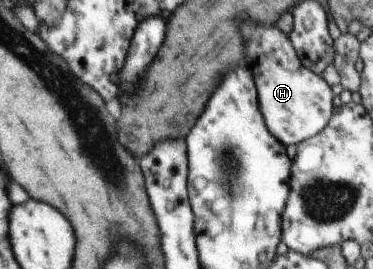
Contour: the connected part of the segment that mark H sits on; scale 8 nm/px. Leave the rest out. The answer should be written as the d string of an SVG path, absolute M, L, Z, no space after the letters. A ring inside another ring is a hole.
M244 22L240 26L240 34L242 34L244 42L248 42L248 56L254 56L248 64L248 68L254 74L260 112L271 134L287 147L289 144L296 145L320 132L328 122L333 109L333 95L328 84L320 75L314 74L302 64L296 52L294 52L289 38L284 34L280 34L276 28L266 28L264 30L262 26L254 26L250 22Z

